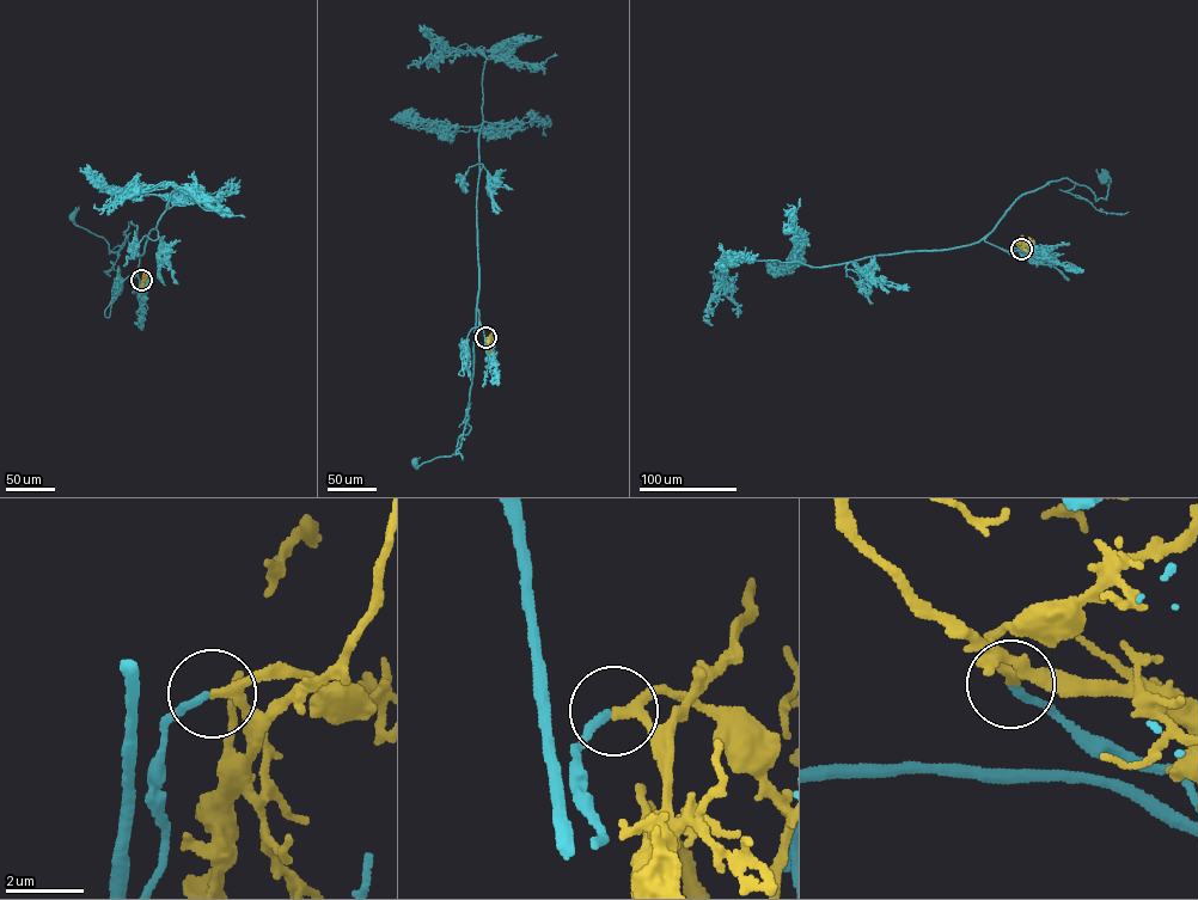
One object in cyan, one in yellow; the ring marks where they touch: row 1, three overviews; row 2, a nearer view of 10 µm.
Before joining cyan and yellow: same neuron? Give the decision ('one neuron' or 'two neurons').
one neuron

